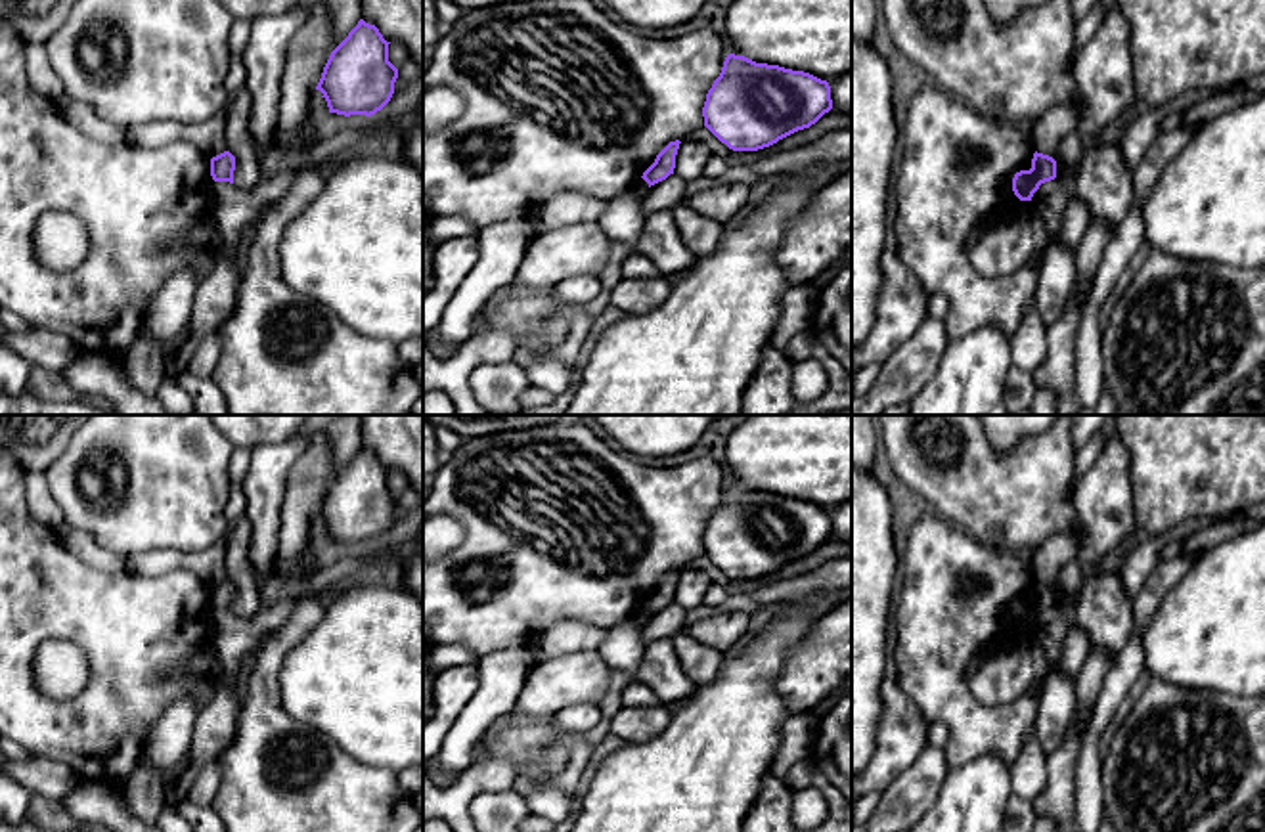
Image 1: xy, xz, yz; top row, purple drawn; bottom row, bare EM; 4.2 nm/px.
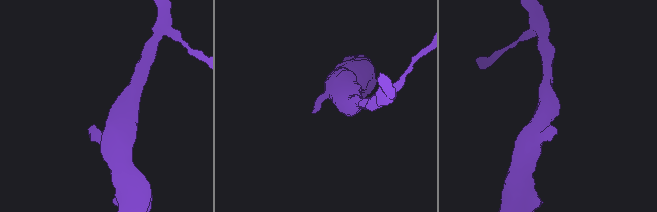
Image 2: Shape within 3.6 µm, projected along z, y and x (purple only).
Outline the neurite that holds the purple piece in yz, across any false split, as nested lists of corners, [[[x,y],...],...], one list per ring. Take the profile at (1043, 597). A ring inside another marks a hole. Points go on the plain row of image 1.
[[[1033,581],[1032,597],[1020,599],[1012,606],[1012,620],[1020,629],[1032,629],[1041,612],[1056,606],[1056,589],[1043,581]]]

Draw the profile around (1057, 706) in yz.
[[[1060,608],[1039,614],[1033,622],[1032,637],[1041,646],[1047,675],[1041,683],[1041,700],[1035,715],[1035,740],[1045,755],[1062,742],[1076,715],[1076,679],[1060,669],[1062,646],[1068,635],[1068,616]]]

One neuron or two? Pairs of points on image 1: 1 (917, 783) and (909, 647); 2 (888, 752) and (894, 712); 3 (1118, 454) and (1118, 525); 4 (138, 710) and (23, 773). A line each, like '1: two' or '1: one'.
1: two
2: one
3: one
4: two

